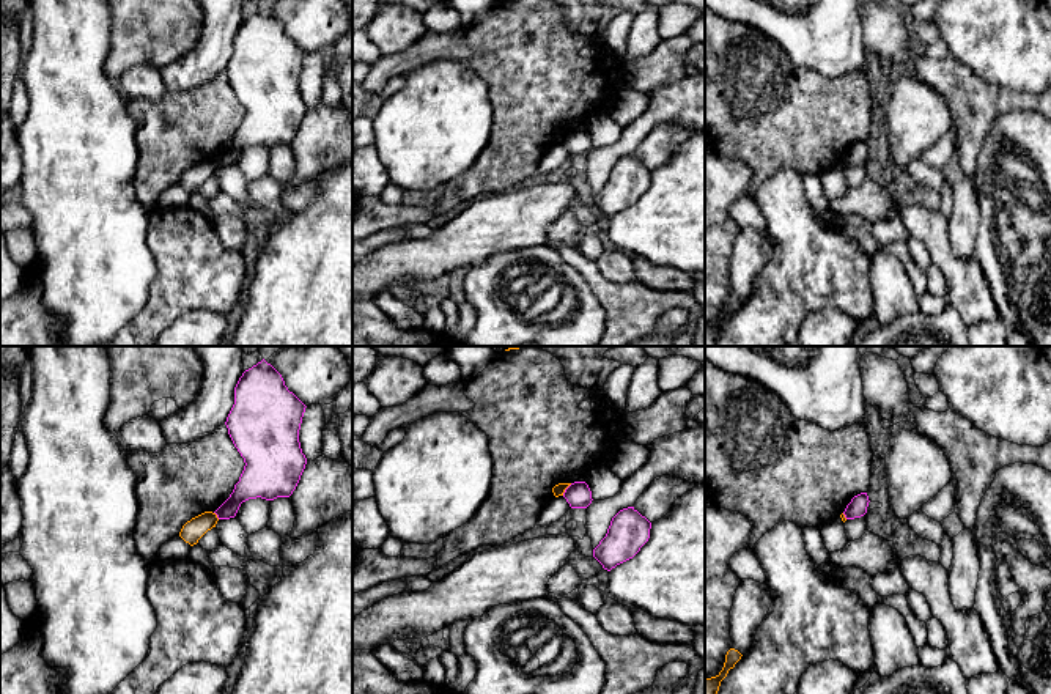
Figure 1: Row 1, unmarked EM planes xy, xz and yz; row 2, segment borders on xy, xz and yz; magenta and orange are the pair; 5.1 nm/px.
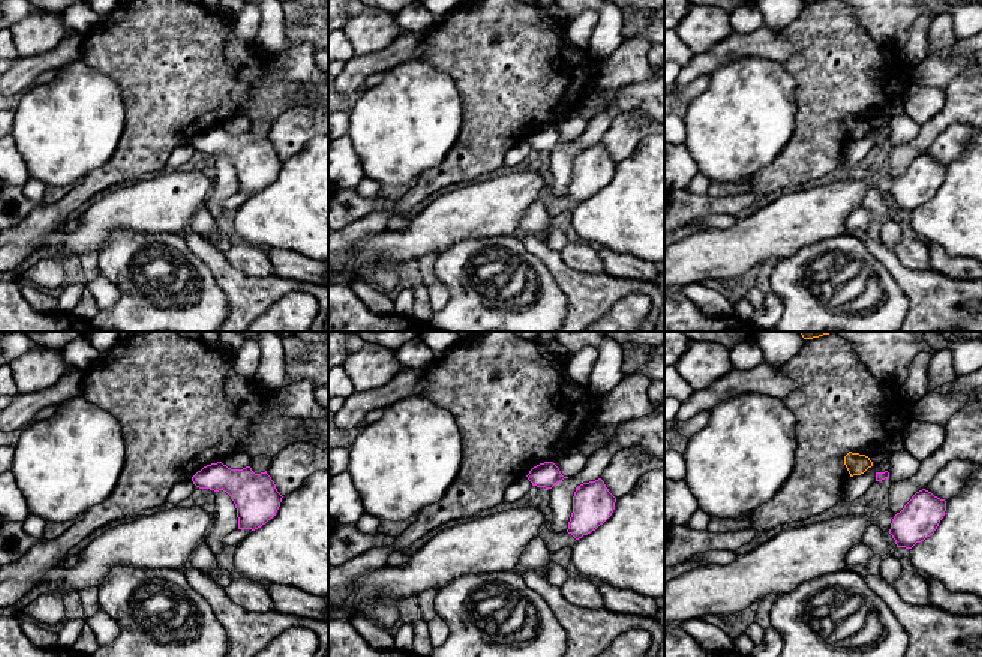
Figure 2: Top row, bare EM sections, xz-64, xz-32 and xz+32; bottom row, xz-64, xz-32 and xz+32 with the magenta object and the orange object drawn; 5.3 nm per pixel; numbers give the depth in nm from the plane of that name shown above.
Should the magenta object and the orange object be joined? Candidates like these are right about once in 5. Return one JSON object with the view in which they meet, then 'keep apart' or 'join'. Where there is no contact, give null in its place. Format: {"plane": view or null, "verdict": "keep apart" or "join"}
{"plane": "xz", "verdict": "keep apart"}

